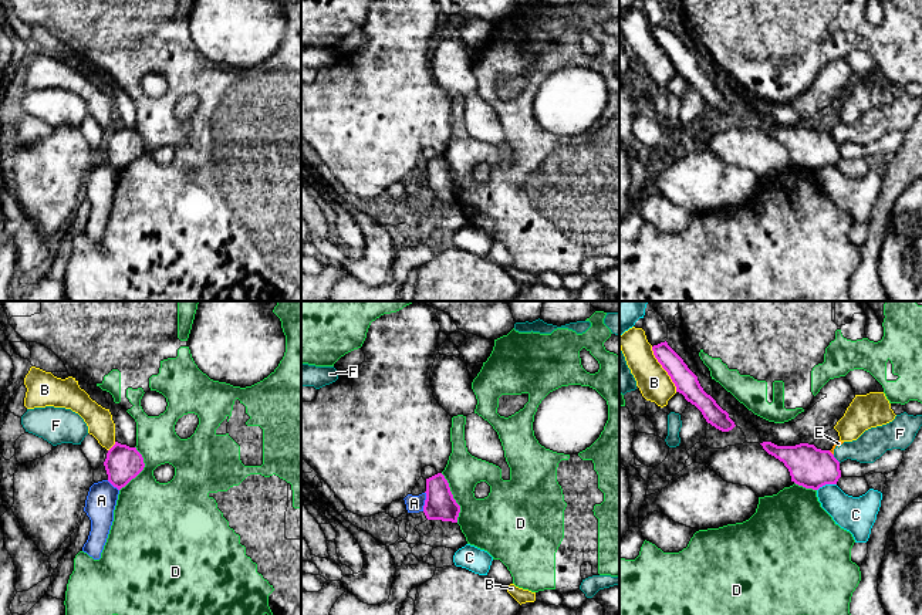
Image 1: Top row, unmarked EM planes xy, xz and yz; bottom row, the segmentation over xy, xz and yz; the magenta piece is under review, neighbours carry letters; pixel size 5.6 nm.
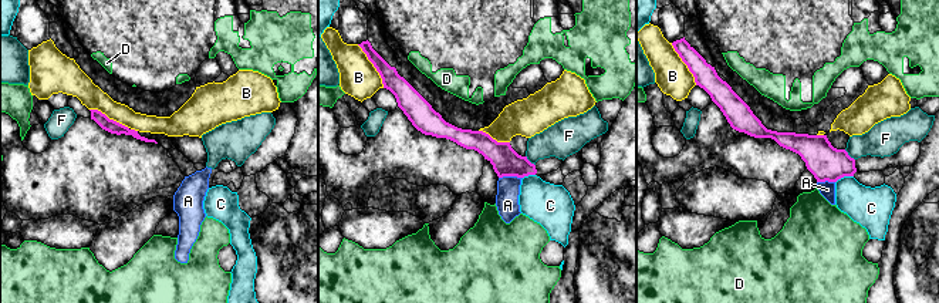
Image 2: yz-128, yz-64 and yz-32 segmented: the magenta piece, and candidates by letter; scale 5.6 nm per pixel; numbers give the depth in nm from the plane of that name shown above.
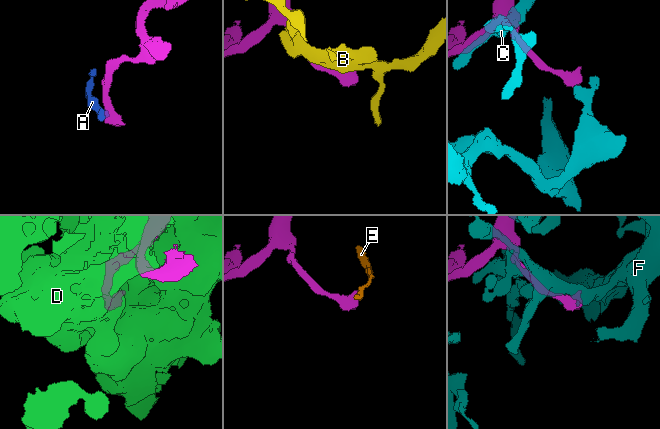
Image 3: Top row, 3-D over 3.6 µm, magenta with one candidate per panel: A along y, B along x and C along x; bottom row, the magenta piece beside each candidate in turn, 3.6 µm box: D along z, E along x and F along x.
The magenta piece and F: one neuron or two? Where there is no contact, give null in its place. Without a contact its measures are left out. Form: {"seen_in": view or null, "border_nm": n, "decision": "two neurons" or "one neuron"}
{"seen_in": "yz", "border_nm": 60, "decision": "two neurons"}

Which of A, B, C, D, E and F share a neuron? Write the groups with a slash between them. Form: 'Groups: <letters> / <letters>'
Groups: A E F / B / C / D

